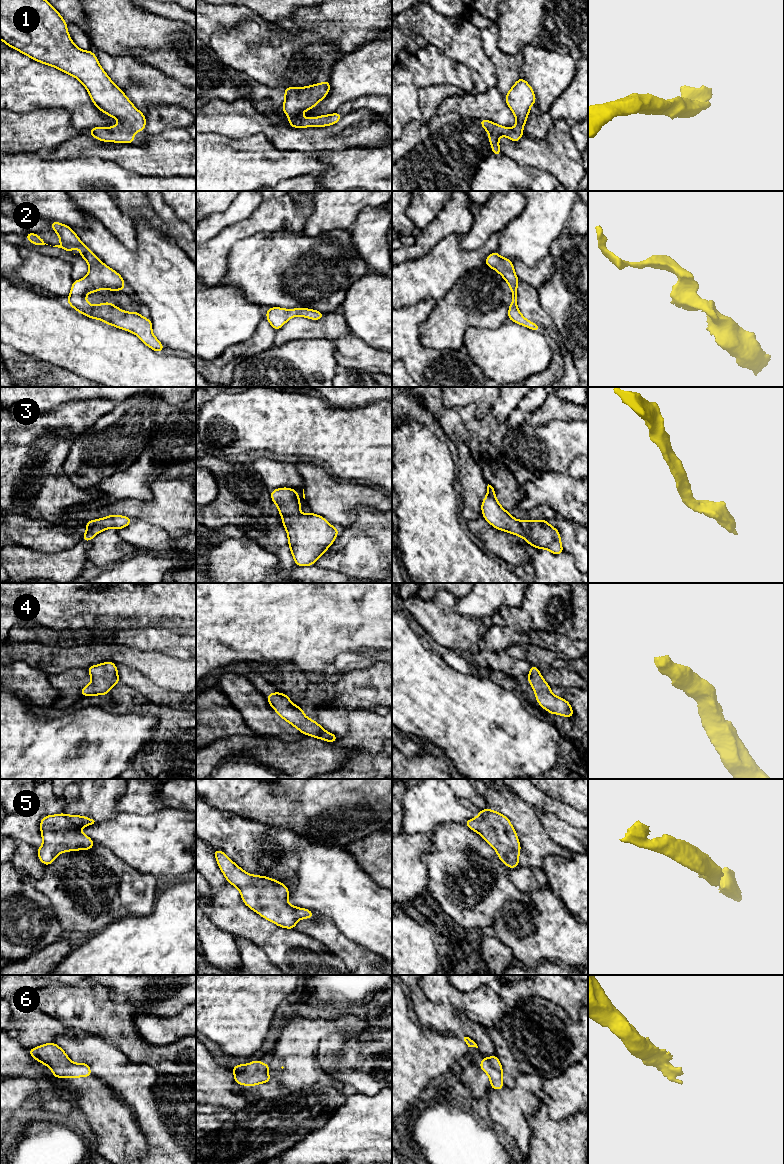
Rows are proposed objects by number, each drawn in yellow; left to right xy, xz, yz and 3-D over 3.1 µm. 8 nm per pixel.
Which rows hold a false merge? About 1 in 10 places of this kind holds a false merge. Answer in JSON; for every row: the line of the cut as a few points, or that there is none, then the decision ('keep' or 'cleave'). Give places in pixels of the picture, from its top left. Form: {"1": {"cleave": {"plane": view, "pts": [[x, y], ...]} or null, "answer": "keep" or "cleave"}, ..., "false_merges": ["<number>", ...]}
{"1": {"cleave": null, "answer": "keep"}, "2": {"cleave": null, "answer": "keep"}, "3": {"cleave": null, "answer": "keep"}, "4": {"cleave": null, "answer": "keep"}, "5": {"cleave": null, "answer": "keep"}, "6": {"cleave": null, "answer": "keep"}, "false_merges": []}

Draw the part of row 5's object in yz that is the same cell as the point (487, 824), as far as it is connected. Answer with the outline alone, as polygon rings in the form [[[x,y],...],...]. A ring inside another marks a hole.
[[[492,809],[480,810],[478,816],[464,824],[481,835],[495,849],[499,859],[510,869],[518,867],[520,842],[511,821]]]

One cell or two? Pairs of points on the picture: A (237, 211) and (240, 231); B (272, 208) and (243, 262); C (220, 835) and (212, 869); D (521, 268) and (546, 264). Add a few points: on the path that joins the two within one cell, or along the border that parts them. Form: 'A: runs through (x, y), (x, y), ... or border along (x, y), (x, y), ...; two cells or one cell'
A: border along (257, 207), (246, 218), (224, 227), (218, 233); two cells
B: border along (283, 231), (259, 231), (242, 238), (238, 242); two cells
C: border along (206, 843), (212, 850); two cells
D: runs through (527, 271), (540, 270); one cell

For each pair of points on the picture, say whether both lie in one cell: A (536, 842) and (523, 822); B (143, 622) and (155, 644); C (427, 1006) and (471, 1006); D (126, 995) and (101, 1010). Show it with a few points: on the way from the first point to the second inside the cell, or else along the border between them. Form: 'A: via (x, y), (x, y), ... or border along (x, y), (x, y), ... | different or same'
A: via (533, 837), (528, 827) | same
B: border along (157, 625), (145, 628) | different
C: border along (428, 998), (436, 1004), (448, 1004), (470, 1019) | different
D: border along (107, 986), (109, 997), (115, 1002) | different

